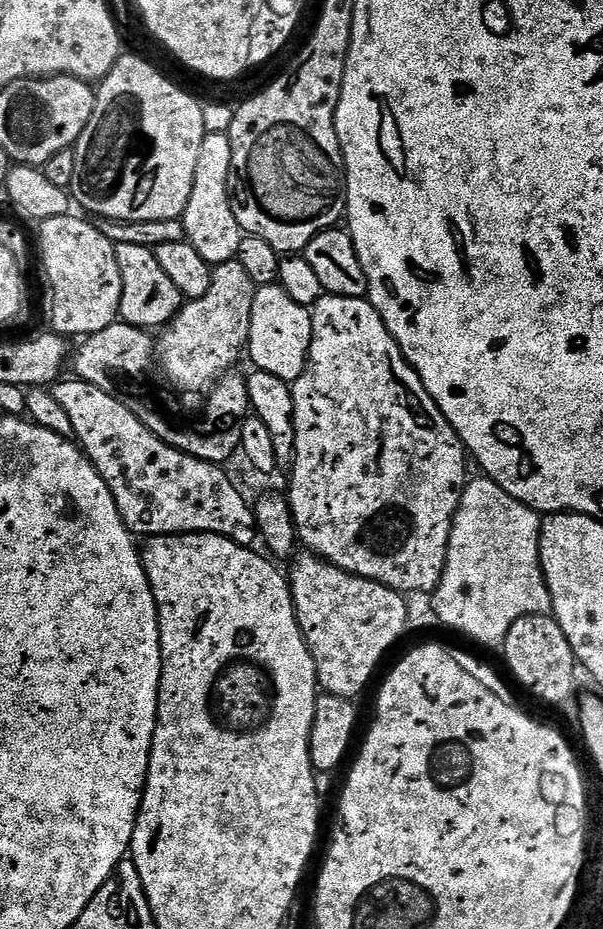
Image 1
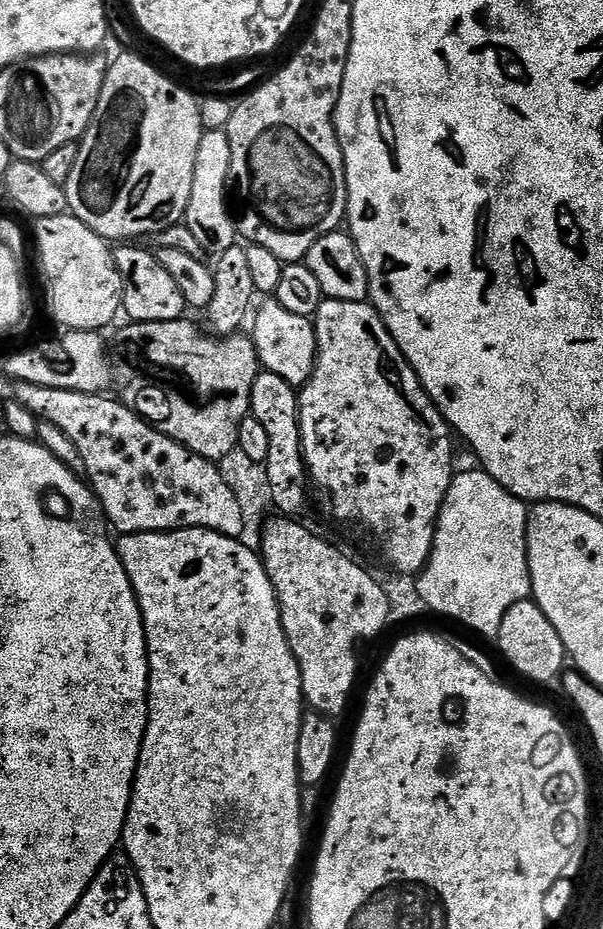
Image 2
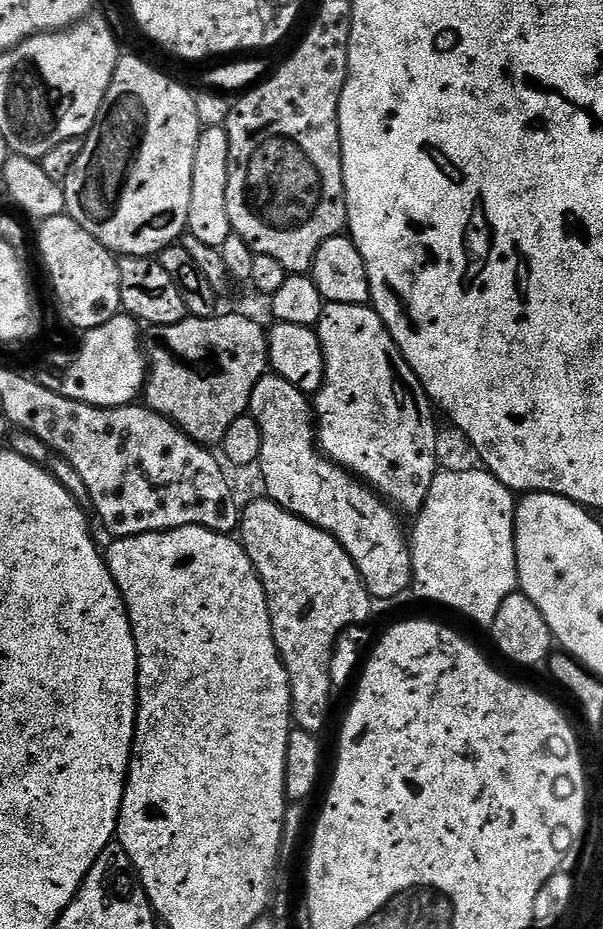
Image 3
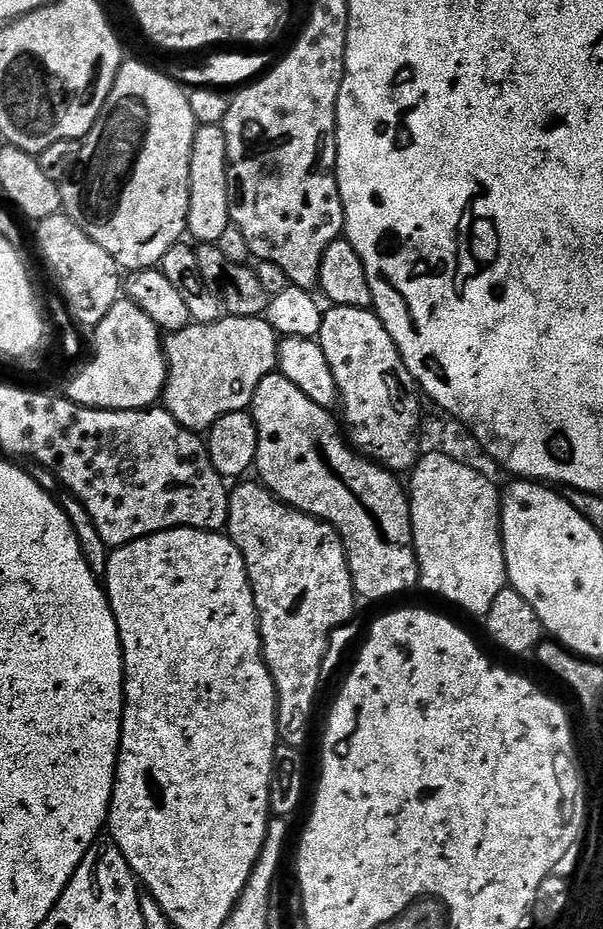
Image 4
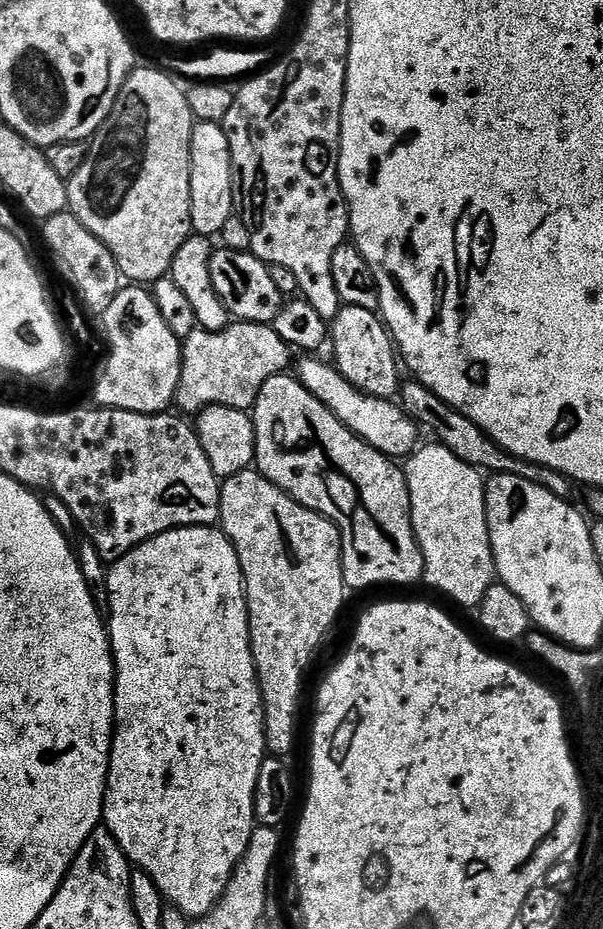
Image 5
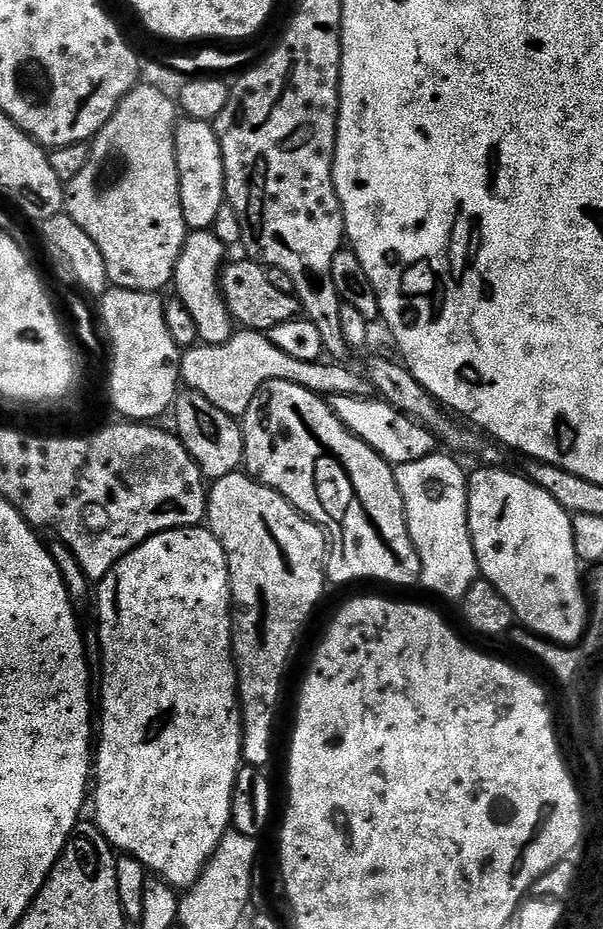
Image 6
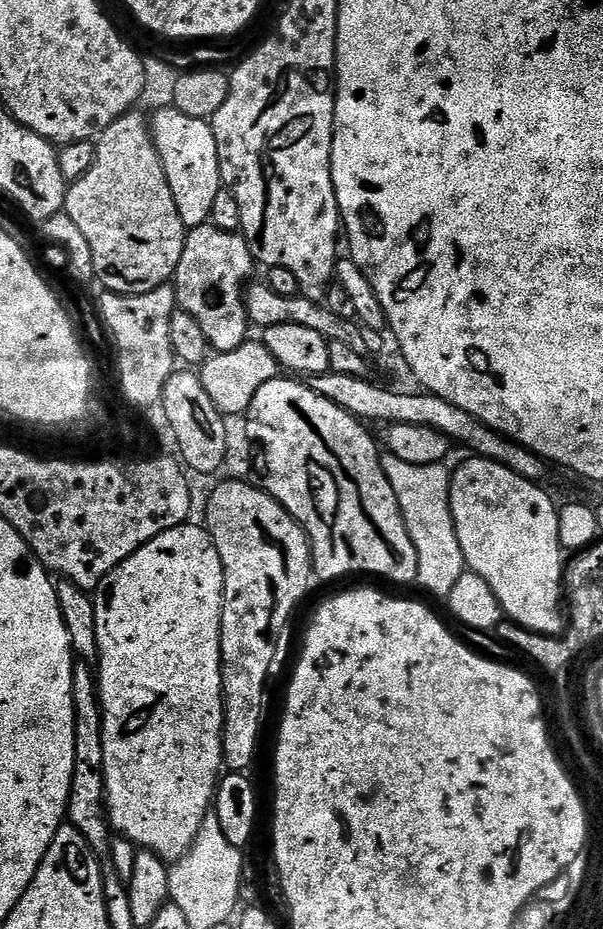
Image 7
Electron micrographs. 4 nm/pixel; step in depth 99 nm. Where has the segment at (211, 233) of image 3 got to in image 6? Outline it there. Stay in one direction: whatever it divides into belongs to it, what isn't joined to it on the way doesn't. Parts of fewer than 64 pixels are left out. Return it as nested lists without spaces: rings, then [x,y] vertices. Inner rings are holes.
[[[179,121],[176,130],[176,162],[180,171],[180,197],[182,198],[182,214],[189,229],[211,229],[214,218],[218,218],[218,210],[226,203],[224,194],[224,163],[222,150],[216,137],[216,129],[209,121]]]

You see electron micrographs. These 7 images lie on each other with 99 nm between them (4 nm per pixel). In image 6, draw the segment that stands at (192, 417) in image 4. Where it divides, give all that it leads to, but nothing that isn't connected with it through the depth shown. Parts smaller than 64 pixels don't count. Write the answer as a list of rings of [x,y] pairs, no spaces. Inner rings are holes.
[[[240,330],[221,344],[200,344],[187,349],[180,358],[180,378],[185,389],[202,394],[202,398],[218,406],[218,410],[237,418],[244,417],[250,402],[254,402],[254,394],[258,394],[266,382],[275,380],[294,382],[315,396],[325,398],[373,395],[374,389],[367,375],[359,376],[344,362],[324,363],[320,360],[298,362],[298,358],[290,358],[290,354],[278,350],[265,333]]]

